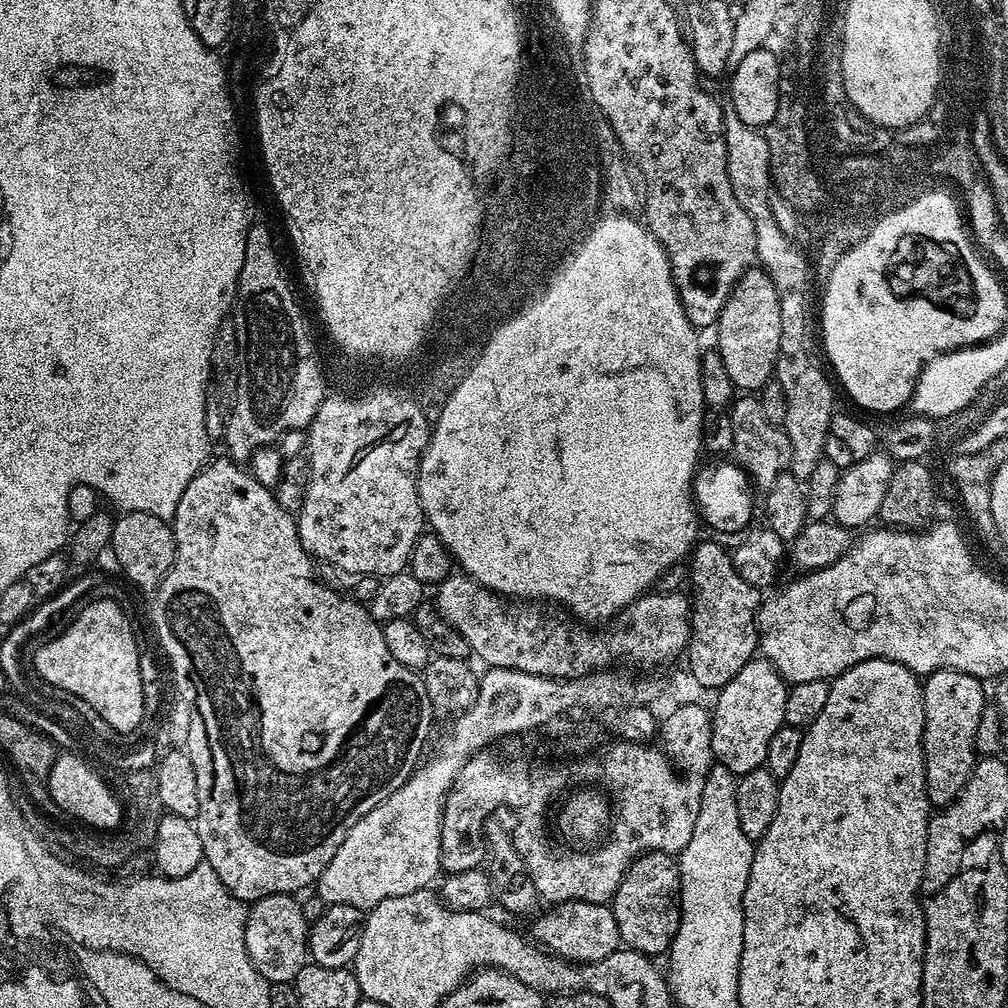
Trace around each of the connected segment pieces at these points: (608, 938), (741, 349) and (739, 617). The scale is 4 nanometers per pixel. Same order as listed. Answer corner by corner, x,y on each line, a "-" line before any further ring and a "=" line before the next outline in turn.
567,900
546,908
531,921
530,936
552,955
561,956
564,960
574,960
577,964
589,964
614,954
621,947
618,922
614,922
614,914
608,904
=
753,266
734,286
726,306
722,306
720,320
714,326
715,347
726,362
726,371
740,390
759,390
773,379
782,338
780,295
764,269
=
708,540
697,543
690,553
690,584
696,587
694,607
691,609
691,636
688,639
686,657
688,663
686,668
698,678
700,688
712,688
719,690
746,666
746,662
751,660
758,652
758,613
762,603
761,589
750,585
739,576
733,564
733,557
729,549
726,550
720,544

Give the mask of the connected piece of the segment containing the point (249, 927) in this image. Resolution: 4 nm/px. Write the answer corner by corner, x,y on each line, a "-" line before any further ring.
295,895
264,896
248,908
244,927
246,950
252,964
269,984
295,981
298,970
309,959
308,929
310,923
303,916
301,901

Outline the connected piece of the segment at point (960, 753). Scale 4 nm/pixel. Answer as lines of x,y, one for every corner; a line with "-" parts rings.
942,668
922,684
924,690
924,781
929,805
952,803
976,765
978,720
986,703
985,685
970,674

